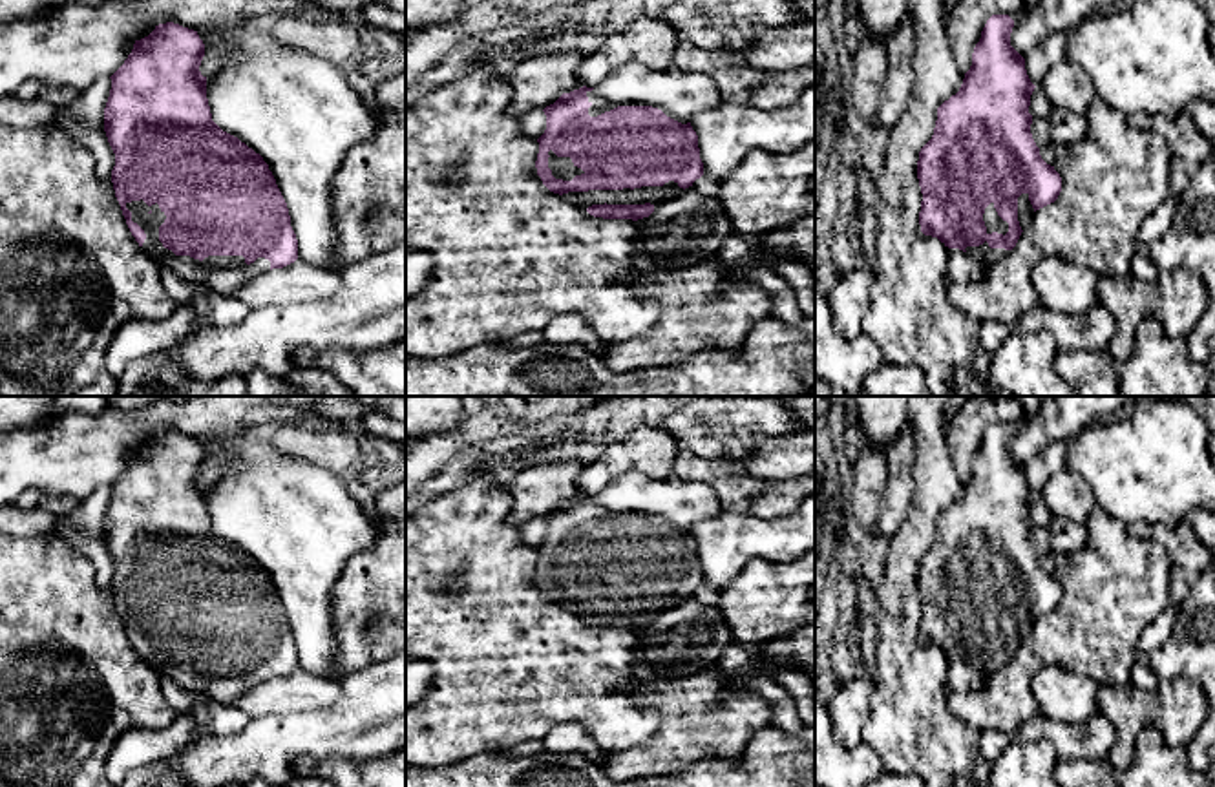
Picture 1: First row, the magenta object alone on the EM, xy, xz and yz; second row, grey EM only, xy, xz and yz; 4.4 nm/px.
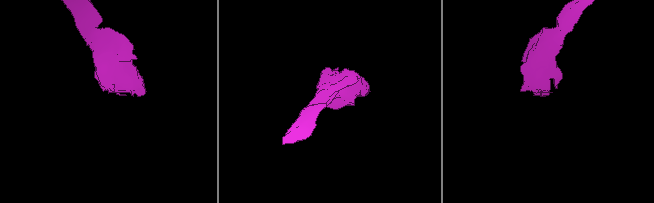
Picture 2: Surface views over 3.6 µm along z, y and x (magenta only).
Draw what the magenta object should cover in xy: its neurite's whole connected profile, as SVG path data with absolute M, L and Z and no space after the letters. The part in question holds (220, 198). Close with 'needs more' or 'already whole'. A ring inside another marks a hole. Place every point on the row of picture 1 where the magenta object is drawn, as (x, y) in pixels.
M174 22L159 24L148 37L135 40L124 64L110 77L104 131L115 153L111 170L115 197L139 247L190 281L230 296L248 279L294 263L298 239L269 164L212 121L206 77L199 71L203 57L205 44L197 31Z; needs more

